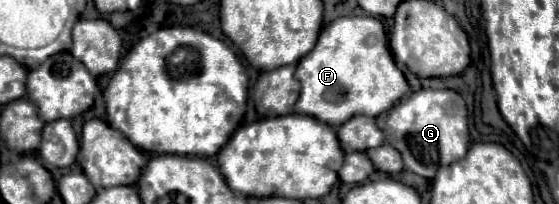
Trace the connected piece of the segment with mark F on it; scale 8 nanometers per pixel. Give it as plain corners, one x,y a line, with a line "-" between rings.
339,16
327,24
317,38
317,46
299,60
295,78
301,82
301,94
295,104
295,112
313,116
329,126
339,126
357,114
379,116
409,92
409,84
389,52
385,28
381,20
373,16

